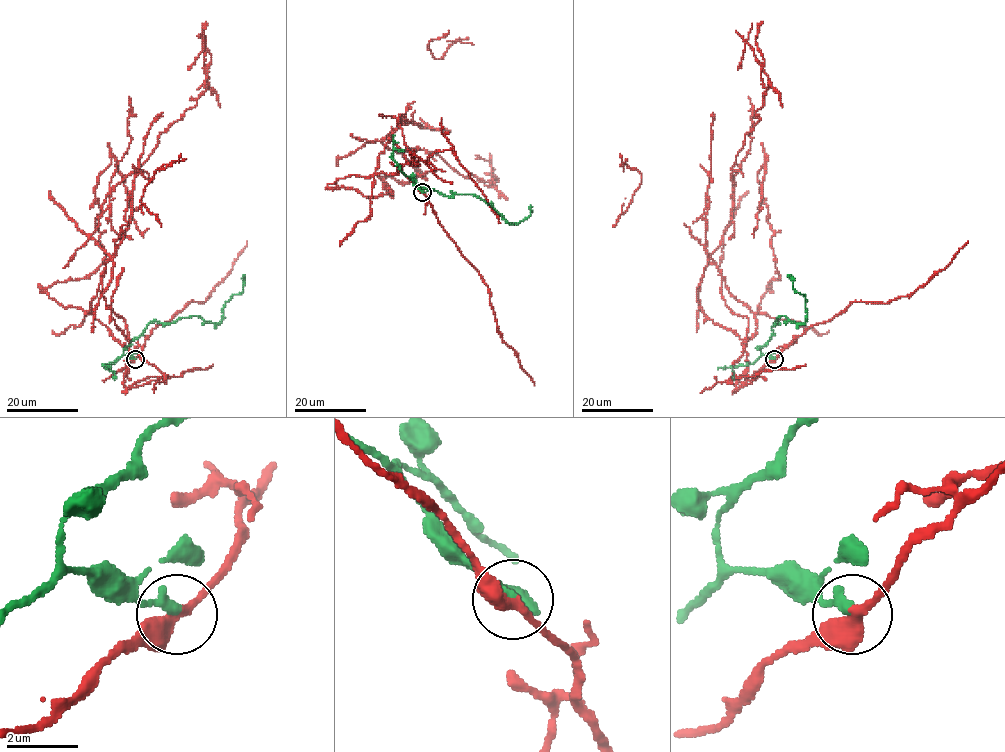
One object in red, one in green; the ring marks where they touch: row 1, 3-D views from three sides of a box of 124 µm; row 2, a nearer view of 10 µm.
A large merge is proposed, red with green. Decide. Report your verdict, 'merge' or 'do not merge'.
do not merge

